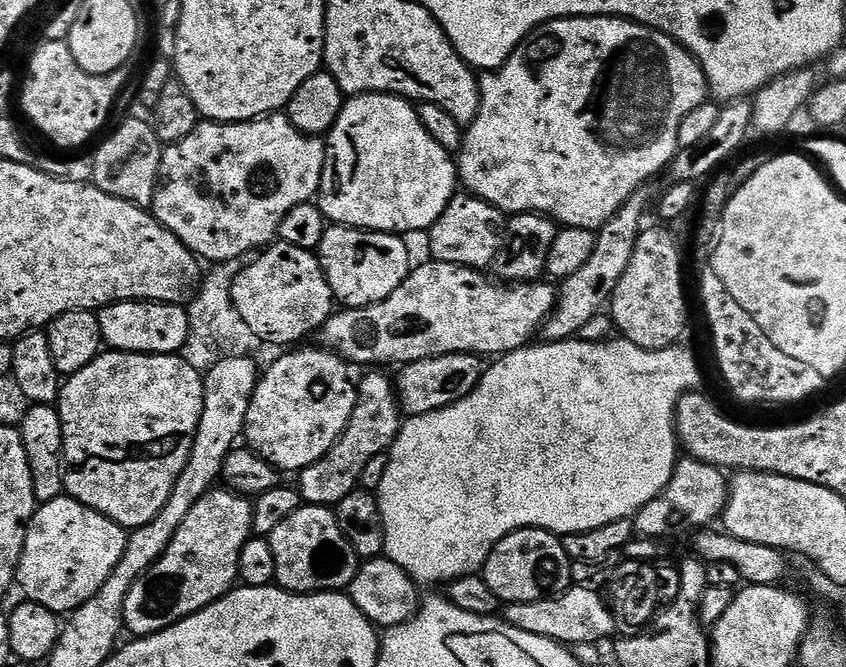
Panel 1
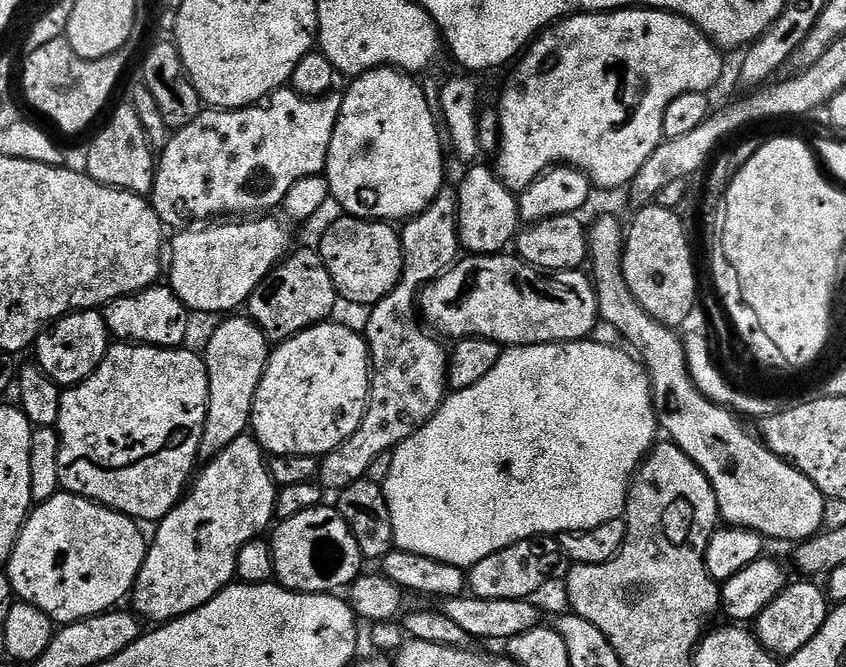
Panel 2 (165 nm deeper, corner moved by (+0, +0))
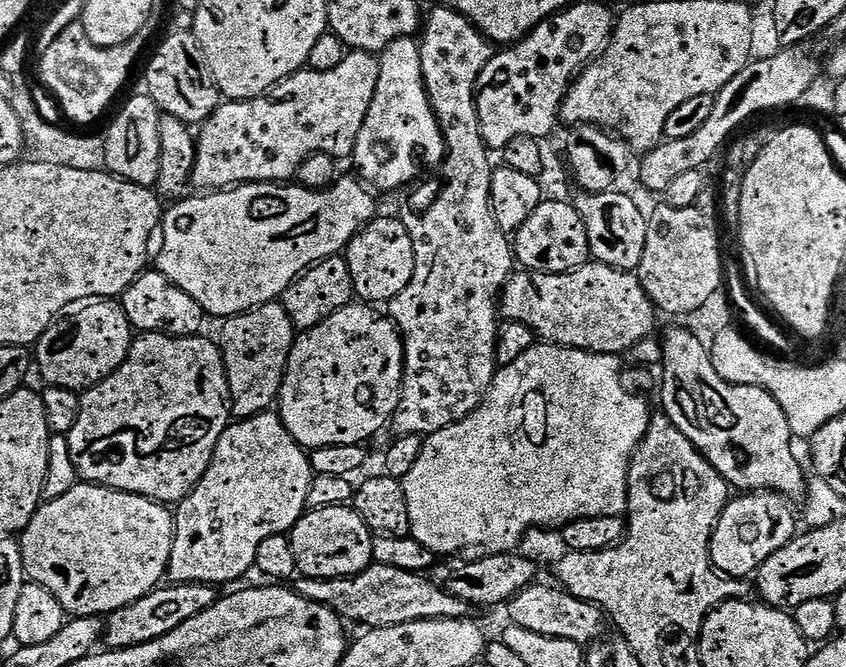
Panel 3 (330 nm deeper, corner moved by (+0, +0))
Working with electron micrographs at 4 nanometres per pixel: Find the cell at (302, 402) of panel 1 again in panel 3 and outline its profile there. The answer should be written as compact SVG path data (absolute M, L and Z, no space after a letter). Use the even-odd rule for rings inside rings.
M353 302L347 304L345 308L339 308L333 316L323 320L317 328L307 329L301 335L304 337L300 341L297 339L287 353L284 378L280 383L280 393L278 395L278 415L280 421L286 426L288 435L293 436L297 444L305 450L315 450L326 446L334 446L335 444L363 445L365 443L364 440L370 439L383 424L387 425L396 412L396 407L400 401L400 386L404 378L404 342L391 319L385 318L383 315L380 317L372 308L375 307L369 306L364 302Z

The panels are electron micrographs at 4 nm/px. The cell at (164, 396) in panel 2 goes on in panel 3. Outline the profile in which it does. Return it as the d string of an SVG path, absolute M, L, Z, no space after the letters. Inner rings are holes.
M145 332L143 334L137 335L132 341L132 348L128 351L128 356L125 357L124 361L116 370L107 376L104 380L101 380L98 384L93 384L91 388L87 389L80 396L80 413L78 418L74 422L74 426L66 434L66 439L68 441L68 453L74 466L76 467L76 475L81 481L87 482L89 484L103 484L106 488L117 488L119 492L132 492L136 496L145 496L148 500L157 501L165 506L176 506L179 505L180 501L188 497L189 492L196 487L197 482L202 479L206 474L206 470L210 466L212 461L212 455L216 449L216 443L218 438L222 438L225 428L228 427L230 423L230 408L226 401L229 399L228 395L228 376L224 373L224 359L222 357L221 349L218 347L217 341L216 344L212 340L203 340L203 335L193 334L190 336L163 336L157 332Z

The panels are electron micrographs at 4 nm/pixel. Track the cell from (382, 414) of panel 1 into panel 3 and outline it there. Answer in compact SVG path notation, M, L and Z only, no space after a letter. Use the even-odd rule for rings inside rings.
M437 6L429 16L427 13L418 43L424 85L440 124L440 133L444 135L446 155L442 161L444 169L440 172L440 189L426 197L421 208L403 213L404 225L414 244L416 265L406 290L387 305L387 315L404 342L404 378L400 401L390 424L397 428L397 433L409 436L431 434L448 427L454 420L452 411L472 392L472 376L491 378L496 375L496 296L498 300L498 293L514 272L513 245L496 225L496 216L492 213L494 164L488 161L489 149L476 114L476 83L481 70L494 55L493 45L461 12L443 6Z

